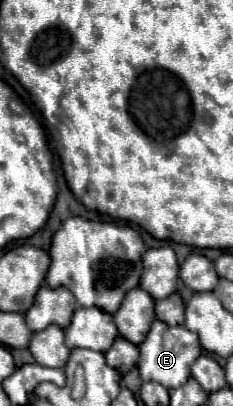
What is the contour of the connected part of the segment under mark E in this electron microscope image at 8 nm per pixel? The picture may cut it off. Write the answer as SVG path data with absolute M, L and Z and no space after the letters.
M159 319L153 321L153 327L149 331L149 335L145 337L145 341L139 345L139 373L143 381L157 381L167 389L173 387L181 387L181 383L187 383L189 375L191 375L191 363L203 353L197 335L193 335L189 329L185 329L183 325L167 325Z

